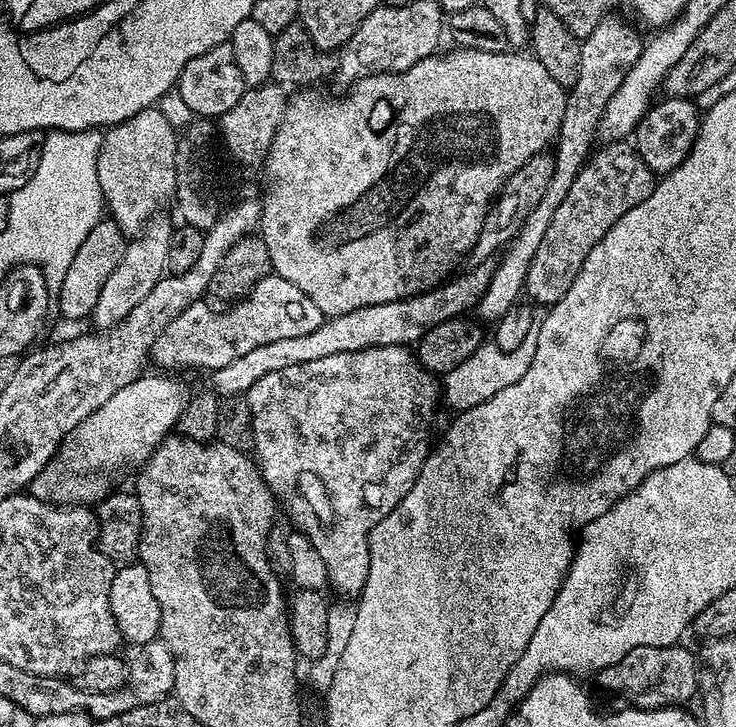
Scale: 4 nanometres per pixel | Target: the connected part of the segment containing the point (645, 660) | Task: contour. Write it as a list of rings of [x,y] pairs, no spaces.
[[[680,644],[670,646],[638,646],[638,650],[630,650],[626,658],[622,658],[614,666],[606,666],[598,673],[600,684],[608,692],[617,692],[625,696],[629,705],[637,708],[671,708],[687,705],[687,700],[698,692],[698,656]]]

